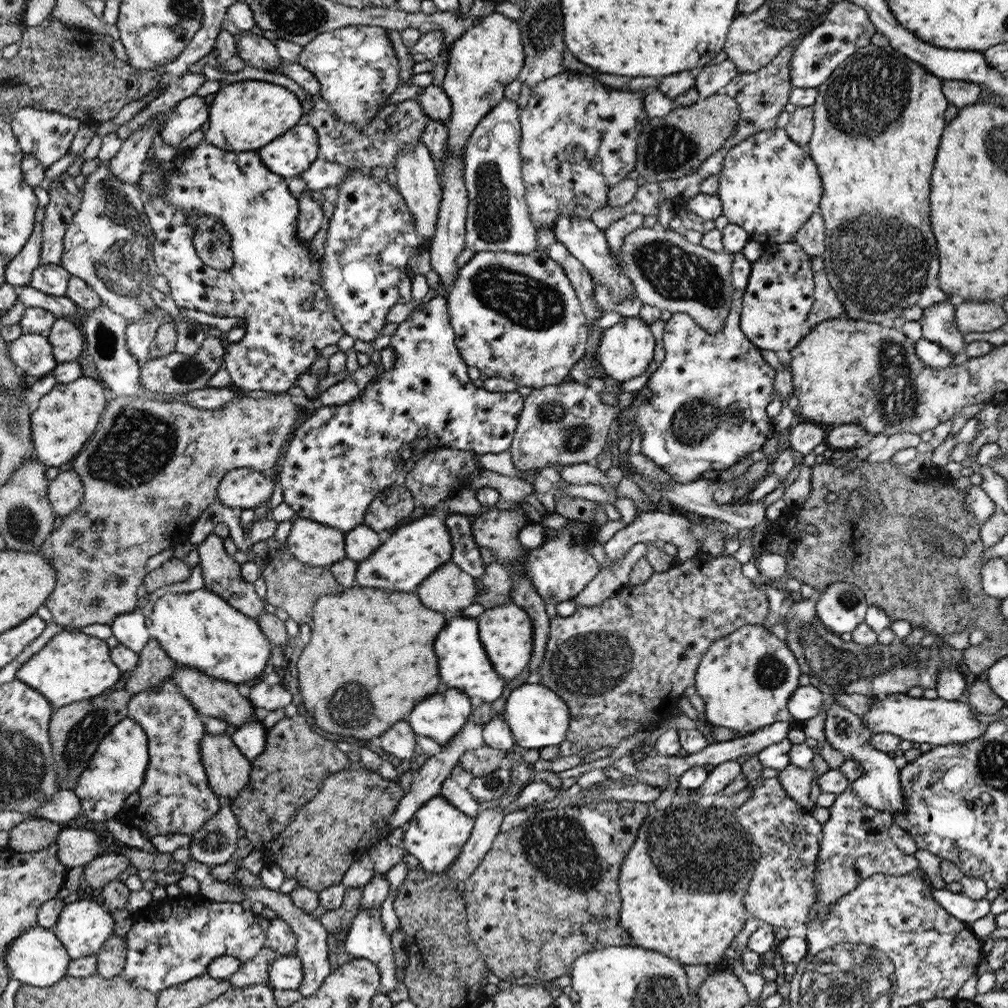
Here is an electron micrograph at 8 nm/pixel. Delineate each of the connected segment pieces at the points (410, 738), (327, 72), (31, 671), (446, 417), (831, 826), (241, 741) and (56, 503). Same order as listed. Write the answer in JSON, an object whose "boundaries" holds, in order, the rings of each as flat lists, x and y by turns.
{"boundaries":[[[407,720,393,723,380,738,380,746,386,753,398,759,410,759,416,746,416,735]],[[356,25,323,32,300,48,298,63,320,81,320,96,326,102,322,106,332,109,338,119,354,123,358,129,362,129,366,123,371,122,374,115,378,115,378,111,387,104,390,94,401,85,398,58,387,30,380,27]],[[64,629,56,634,42,650,34,654,27,662,24,662,17,670,15,678,30,685,31,688,38,689,51,702,54,710,58,710,68,704,80,703,82,700,103,695,104,690,112,688,120,680,120,670,118,668,119,666,111,660,110,646,104,640,88,636,88,634,79,631]],[[436,296,429,302,424,303,424,307,405,321,401,322,398,329,391,336,390,345,395,352,394,365,389,370,386,370,378,376,376,381,369,381,364,387,362,394,346,404,321,406,314,410,312,414,306,417,304,424,296,431,295,438,291,440,288,447,287,455,284,456,284,464,282,470,278,474,281,486,283,489,283,501,288,503,288,506,300,518,319,521,320,524,331,525,332,528,343,530,346,534,354,528,362,525,366,518,368,507,370,506,374,496,384,488,394,485,398,474,403,472,404,464,412,458,412,456,422,457,430,451,436,449,444,449,447,447,458,449,461,451,472,451,480,454,499,453,509,450,513,440,514,431,517,428,520,413,523,409,524,397,517,391,513,392,491,392,483,387,476,387,473,380,468,375,468,365,464,363,464,359,458,352,456,346,455,332,450,324,448,314,448,301,445,297]],[[851,788,839,794,829,808,830,818,822,826,822,836,818,861,815,861,814,886,815,905,810,911,810,919,816,918,815,908,832,907,841,897,852,892,858,884,873,874,908,874,922,872,927,880,926,869,921,867,918,855,904,853,888,835,893,819,886,810,874,810,864,804]],[[257,710,254,719,244,723,242,727,238,727,231,736,235,744,242,750,243,756,250,762,256,760,266,748,267,730,262,723,263,717,264,712]],[[62,471,50,481,47,496,55,516,68,516,83,500,83,481,74,471]]]}

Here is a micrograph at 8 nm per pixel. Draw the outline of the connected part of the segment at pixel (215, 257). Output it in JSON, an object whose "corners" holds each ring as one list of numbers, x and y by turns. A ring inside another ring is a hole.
{"corners":[[190,217,189,221,196,225,194,245,203,263,220,271,230,270,235,263,231,233,214,217]]}

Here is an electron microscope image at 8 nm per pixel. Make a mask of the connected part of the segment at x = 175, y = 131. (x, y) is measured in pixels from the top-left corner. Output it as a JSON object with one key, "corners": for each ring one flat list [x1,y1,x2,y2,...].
{"corners":[[194,94,181,100,166,116,161,137,164,144,175,147,200,129,208,120,208,105,204,98]]}

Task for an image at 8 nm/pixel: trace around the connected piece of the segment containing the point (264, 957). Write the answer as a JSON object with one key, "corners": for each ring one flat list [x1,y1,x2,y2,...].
{"corners":[[263,948,254,959,241,963,236,974,230,976,231,988,260,984,270,978,270,968,281,954,273,948]]}

